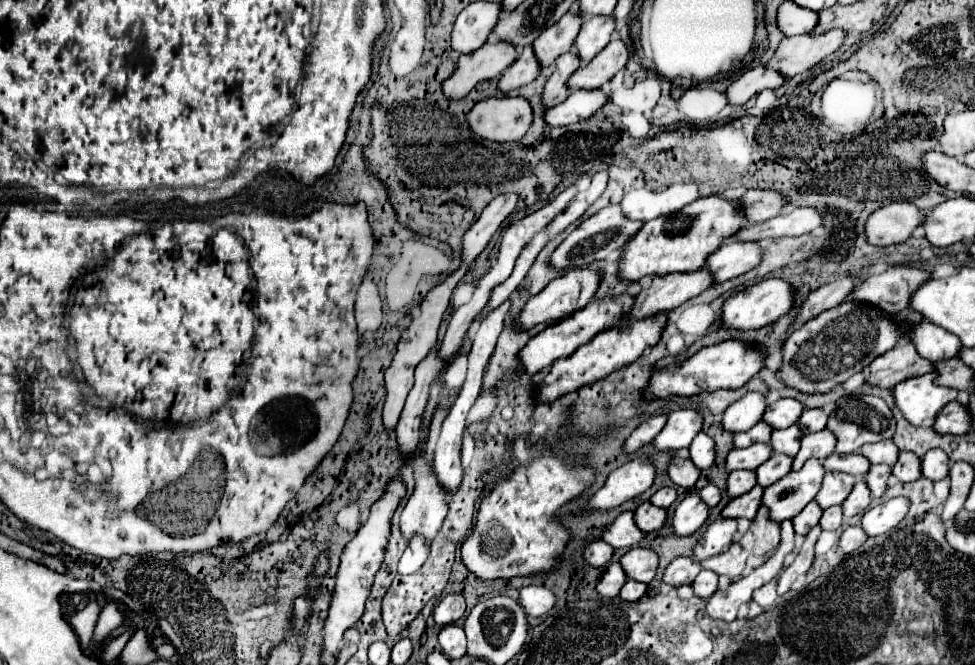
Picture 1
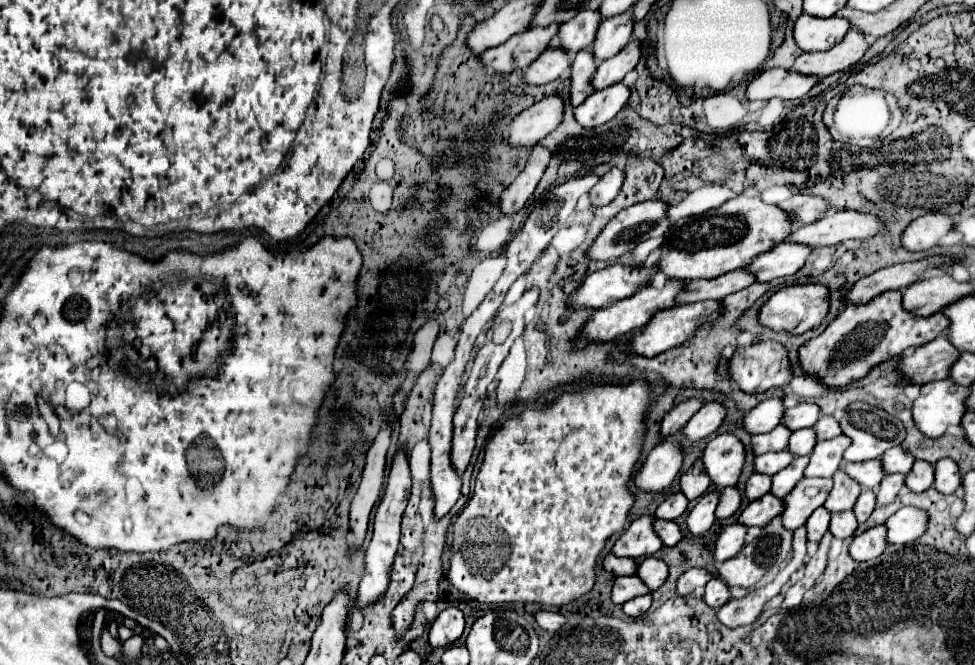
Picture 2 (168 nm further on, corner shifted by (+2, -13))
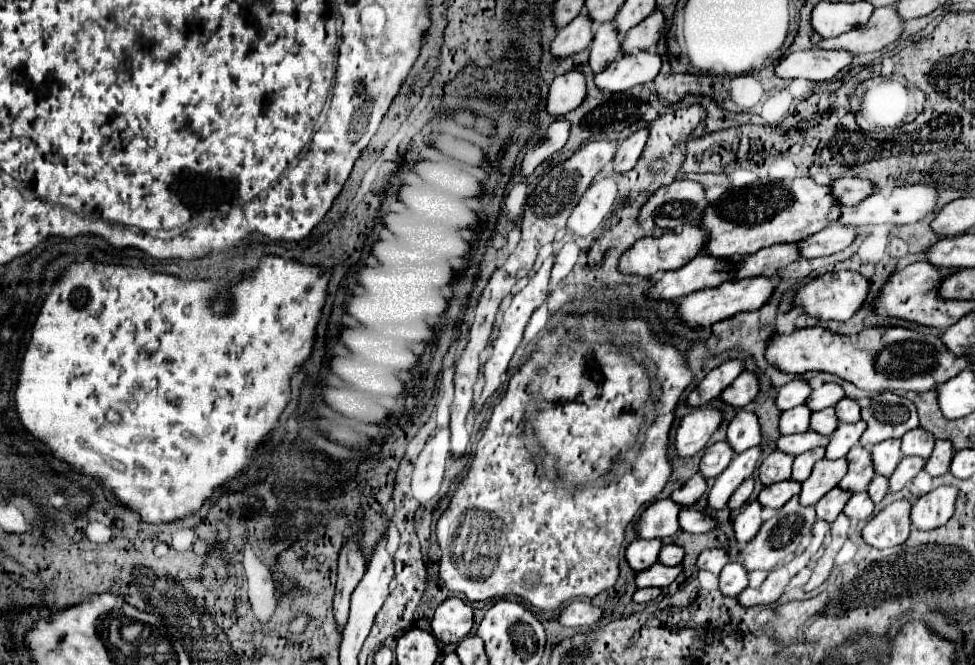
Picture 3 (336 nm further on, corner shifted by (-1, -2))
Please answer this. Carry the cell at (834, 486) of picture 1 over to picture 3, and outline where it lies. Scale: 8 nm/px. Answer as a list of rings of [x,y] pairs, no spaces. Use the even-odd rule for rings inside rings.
[[[859,444],[853,446],[847,454],[847,462],[849,462],[849,468],[847,468],[847,474],[843,476],[843,480],[839,482],[839,488],[847,490],[851,494],[865,492],[875,474],[873,466],[871,466],[869,450],[861,448]]]

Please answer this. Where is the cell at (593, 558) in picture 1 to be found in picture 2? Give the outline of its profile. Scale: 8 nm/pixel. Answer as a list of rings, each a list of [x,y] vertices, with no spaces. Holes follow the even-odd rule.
[[[610,553],[604,559],[604,569],[614,575],[634,575],[638,569],[638,561],[630,559],[630,557],[616,557]]]

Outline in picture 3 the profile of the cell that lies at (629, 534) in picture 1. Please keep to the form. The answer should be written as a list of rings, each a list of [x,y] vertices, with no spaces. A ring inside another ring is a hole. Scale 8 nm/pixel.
[[[669,498],[657,500],[641,514],[641,518],[633,530],[639,538],[645,538],[645,540],[673,536],[679,530],[679,522],[677,522],[679,510],[681,510],[681,506],[671,502]]]

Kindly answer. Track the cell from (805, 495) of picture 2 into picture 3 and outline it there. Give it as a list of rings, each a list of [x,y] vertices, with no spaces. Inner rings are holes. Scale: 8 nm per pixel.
[[[819,460],[813,466],[811,476],[801,484],[801,494],[799,494],[799,504],[801,506],[813,506],[817,504],[829,490],[833,490],[839,480],[847,472],[847,460]]]

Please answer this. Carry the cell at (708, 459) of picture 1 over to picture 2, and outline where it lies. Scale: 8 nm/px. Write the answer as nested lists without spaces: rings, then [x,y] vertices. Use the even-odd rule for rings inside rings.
[[[722,433],[708,443],[702,461],[710,479],[718,487],[728,487],[738,483],[738,477],[746,461],[746,451],[736,435]]]

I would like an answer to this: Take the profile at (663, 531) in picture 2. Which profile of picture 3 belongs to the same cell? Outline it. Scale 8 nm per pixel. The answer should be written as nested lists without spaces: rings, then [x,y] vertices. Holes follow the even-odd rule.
[[[683,508],[679,512],[679,526],[685,532],[711,532],[715,528],[715,520],[709,518],[703,512],[697,512],[693,508]]]

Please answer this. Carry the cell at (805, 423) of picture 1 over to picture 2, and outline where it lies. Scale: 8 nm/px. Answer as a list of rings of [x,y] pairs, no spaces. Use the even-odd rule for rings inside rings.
[[[820,417],[818,423],[814,425],[816,429],[816,435],[818,439],[832,439],[832,437],[838,437],[842,435],[842,429],[840,429],[840,423],[834,419],[834,417]]]

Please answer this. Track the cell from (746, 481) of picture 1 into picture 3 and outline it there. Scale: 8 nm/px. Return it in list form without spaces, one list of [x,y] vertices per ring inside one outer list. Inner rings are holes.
[[[775,450],[759,466],[759,480],[765,486],[789,480],[791,478],[791,464],[793,464],[793,456]]]

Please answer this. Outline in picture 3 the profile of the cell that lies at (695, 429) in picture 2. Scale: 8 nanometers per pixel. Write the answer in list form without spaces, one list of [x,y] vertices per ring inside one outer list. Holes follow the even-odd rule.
[[[743,372],[739,378],[735,378],[723,392],[721,392],[721,402],[733,408],[743,408],[747,406],[757,394],[757,378],[749,372]]]

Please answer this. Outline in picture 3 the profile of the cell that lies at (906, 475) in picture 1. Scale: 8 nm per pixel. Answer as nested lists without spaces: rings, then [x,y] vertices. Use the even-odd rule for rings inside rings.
[[[937,440],[935,442],[935,448],[933,448],[933,454],[929,456],[929,460],[925,462],[923,470],[929,474],[929,476],[943,476],[947,470],[949,470],[949,464],[951,464],[951,458],[953,458],[955,450],[949,442],[945,440]]]

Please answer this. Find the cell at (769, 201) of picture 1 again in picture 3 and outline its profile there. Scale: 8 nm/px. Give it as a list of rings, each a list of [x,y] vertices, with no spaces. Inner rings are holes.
[[[839,178],[831,182],[829,194],[835,198],[835,202],[839,202],[839,206],[855,206],[857,202],[867,198],[867,194],[871,194],[871,188],[873,186],[869,180]]]

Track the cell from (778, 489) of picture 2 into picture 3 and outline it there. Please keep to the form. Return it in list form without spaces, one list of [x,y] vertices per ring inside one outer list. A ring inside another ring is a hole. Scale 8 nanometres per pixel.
[[[813,448],[811,452],[805,452],[801,456],[795,456],[795,462],[793,462],[793,474],[791,474],[791,480],[795,482],[803,482],[809,478],[811,474],[811,468],[817,460],[821,460],[825,454],[823,448]]]

